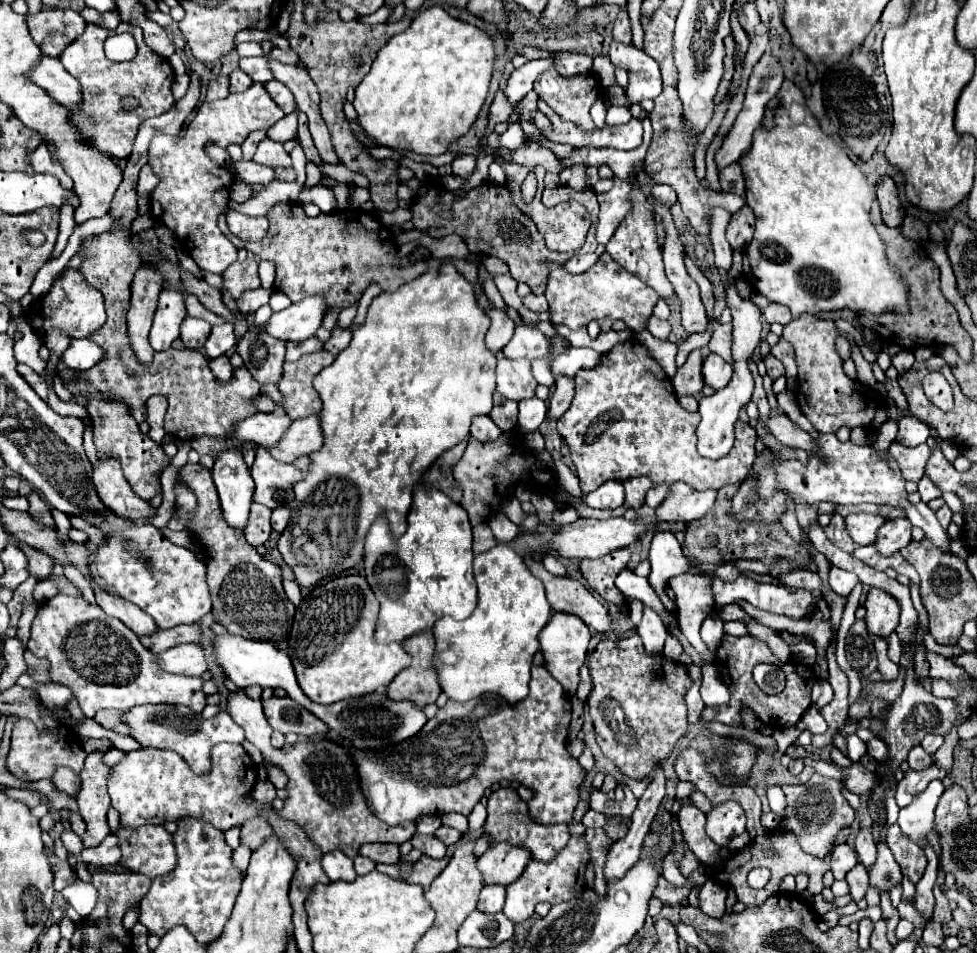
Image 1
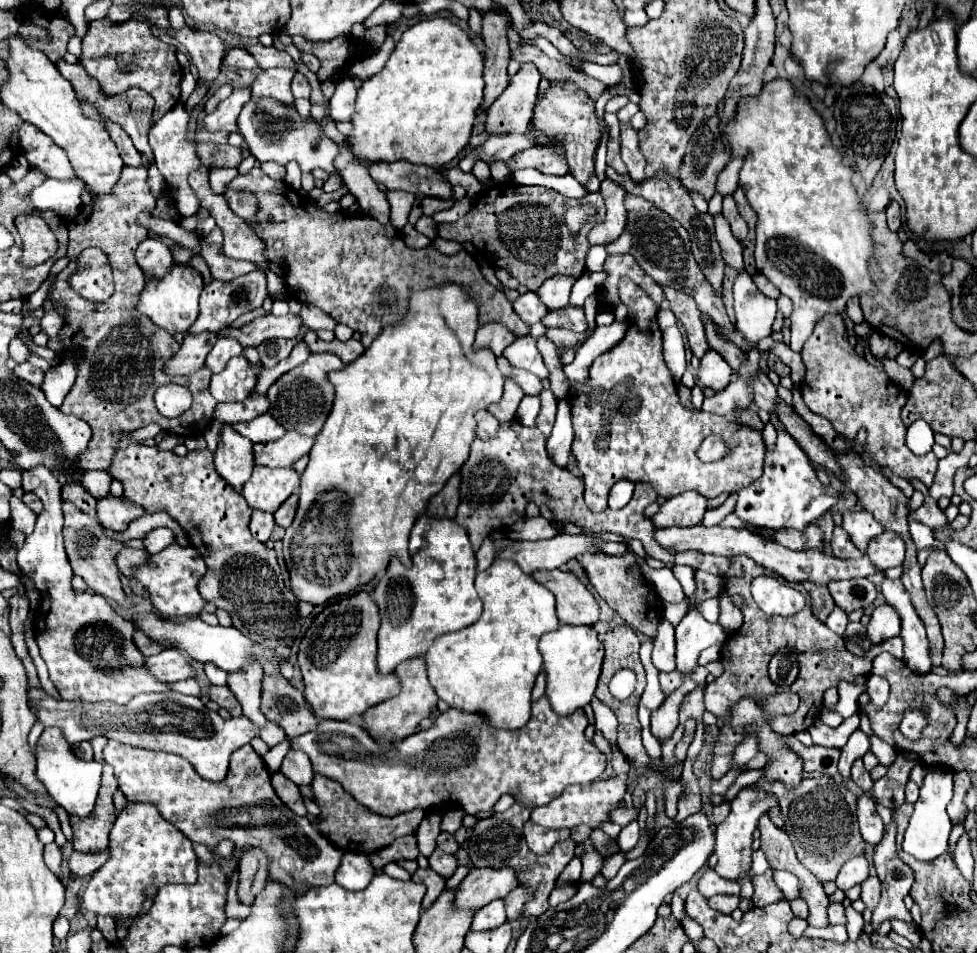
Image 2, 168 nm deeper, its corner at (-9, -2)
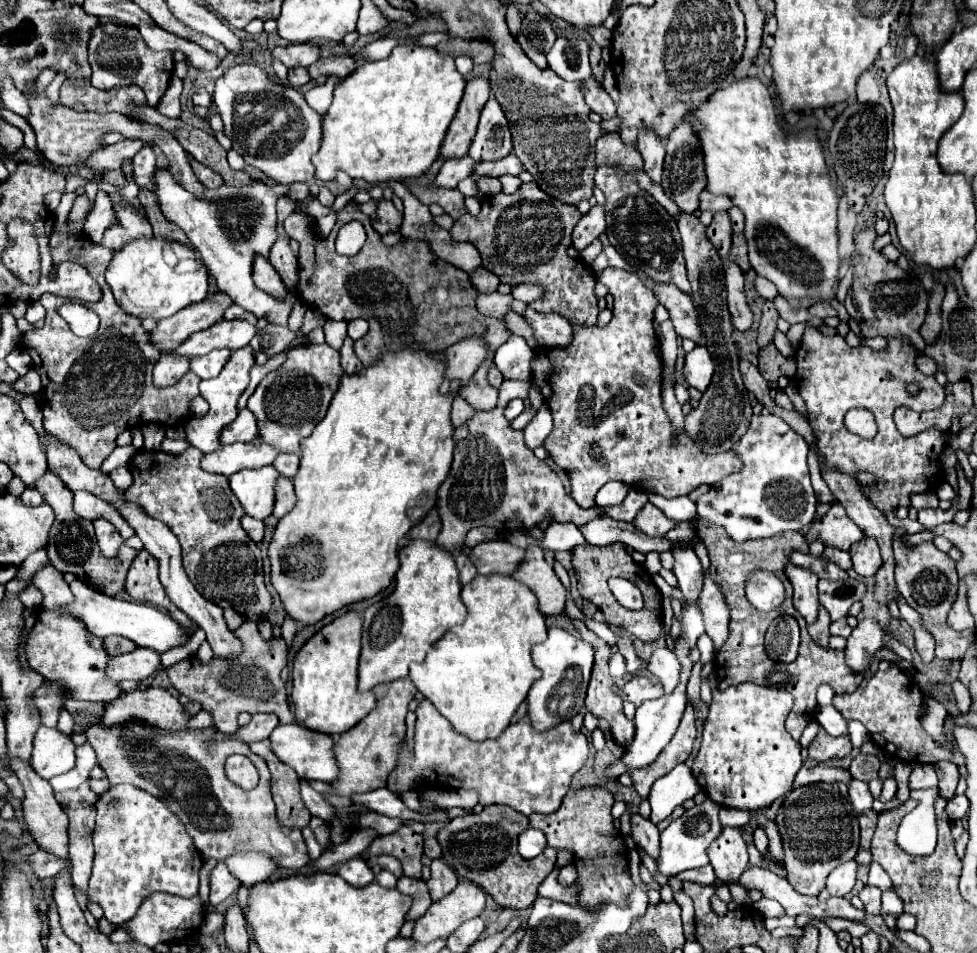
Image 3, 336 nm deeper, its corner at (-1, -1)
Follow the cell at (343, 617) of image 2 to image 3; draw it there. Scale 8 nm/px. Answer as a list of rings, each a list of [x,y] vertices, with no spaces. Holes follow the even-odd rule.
[[[348,610],[334,618],[330,624],[322,626],[296,654],[292,666],[292,702],[296,704],[296,720],[324,734],[342,734],[360,722],[372,708],[376,708],[374,692],[358,690],[358,658],[362,650],[362,616]]]

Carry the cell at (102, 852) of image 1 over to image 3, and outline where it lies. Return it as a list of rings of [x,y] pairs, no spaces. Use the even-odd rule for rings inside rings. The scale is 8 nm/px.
[[[38,850],[30,856],[30,862],[34,866],[34,872],[36,876],[40,878],[54,878],[56,874],[60,874],[64,868],[70,866],[68,860],[60,860],[56,856],[52,856],[50,852],[44,852],[44,850]]]

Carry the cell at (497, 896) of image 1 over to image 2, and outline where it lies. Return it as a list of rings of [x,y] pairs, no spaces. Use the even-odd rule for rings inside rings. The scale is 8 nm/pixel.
[[[496,899],[492,903],[488,903],[484,909],[480,909],[474,915],[474,921],[470,925],[470,931],[488,931],[488,929],[496,929],[498,925],[502,925],[506,921],[506,913],[504,913],[504,901]]]

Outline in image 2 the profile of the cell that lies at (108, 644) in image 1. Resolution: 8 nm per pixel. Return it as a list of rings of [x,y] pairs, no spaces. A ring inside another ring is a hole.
[[[36,465],[30,471],[22,471],[22,489],[36,493],[42,503],[44,511],[38,515],[36,529],[32,535],[26,537],[24,547],[18,551],[18,567],[20,571],[32,579],[34,587],[40,591],[42,601],[36,611],[36,643],[40,647],[40,655],[48,665],[50,679],[60,691],[64,699],[80,699],[80,701],[114,701],[120,705],[126,705],[136,693],[152,693],[152,691],[164,691],[168,685],[164,681],[156,681],[154,677],[148,677],[148,671],[144,669],[144,657],[132,645],[132,633],[134,625],[120,617],[104,597],[96,593],[76,593],[72,589],[72,567],[68,563],[64,545],[62,545],[62,497],[60,497],[60,481],[52,475],[50,469],[44,465]]]

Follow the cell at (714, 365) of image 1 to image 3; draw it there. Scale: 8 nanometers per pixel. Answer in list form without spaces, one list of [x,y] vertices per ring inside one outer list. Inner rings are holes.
[[[696,346],[690,354],[686,354],[684,378],[690,386],[704,392],[712,380],[712,374],[714,374],[714,362],[704,346]]]

